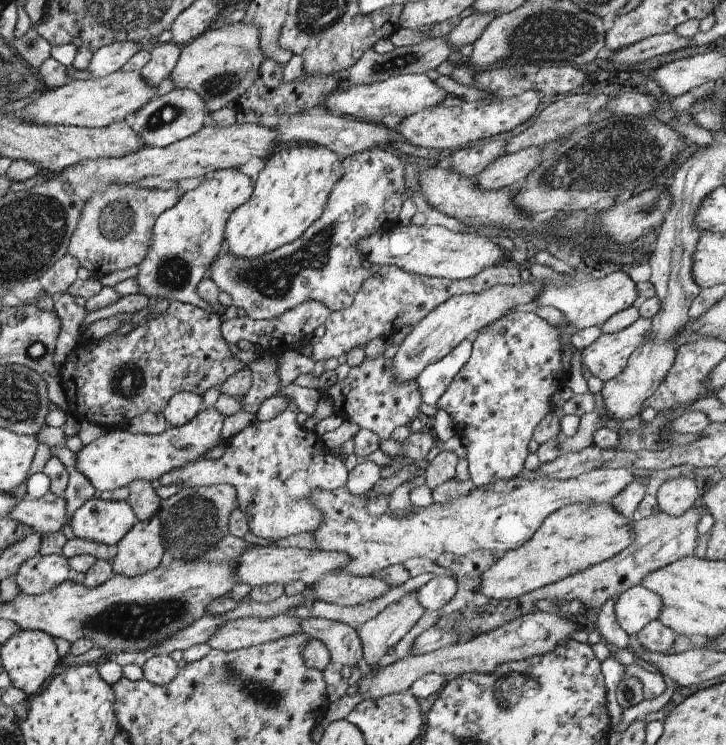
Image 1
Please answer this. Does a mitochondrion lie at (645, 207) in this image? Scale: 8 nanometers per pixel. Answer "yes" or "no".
yes

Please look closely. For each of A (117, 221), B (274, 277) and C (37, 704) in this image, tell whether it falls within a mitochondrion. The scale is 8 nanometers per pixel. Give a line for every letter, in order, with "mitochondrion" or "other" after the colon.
A: mitochondrion
B: mitochondrion
C: other

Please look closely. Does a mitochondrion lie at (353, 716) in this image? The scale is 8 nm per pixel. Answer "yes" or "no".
no

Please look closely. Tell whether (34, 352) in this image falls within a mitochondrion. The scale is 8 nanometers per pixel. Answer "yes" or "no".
yes

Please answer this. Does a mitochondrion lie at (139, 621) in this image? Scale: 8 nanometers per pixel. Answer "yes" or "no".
yes

